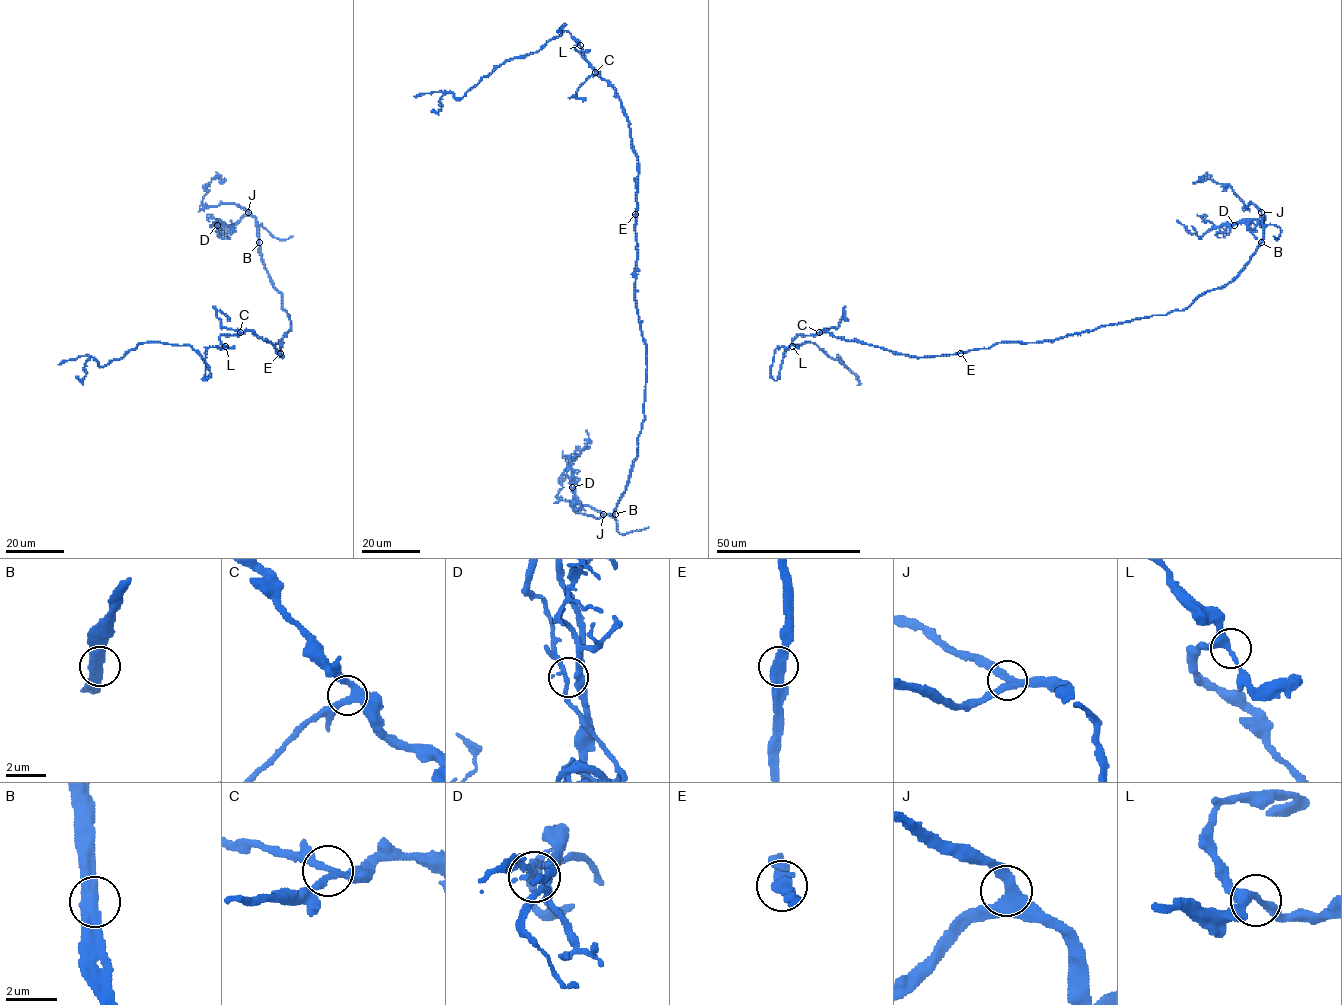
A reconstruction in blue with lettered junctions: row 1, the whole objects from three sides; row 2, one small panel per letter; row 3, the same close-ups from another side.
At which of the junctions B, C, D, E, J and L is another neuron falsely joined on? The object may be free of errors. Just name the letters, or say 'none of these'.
none of these

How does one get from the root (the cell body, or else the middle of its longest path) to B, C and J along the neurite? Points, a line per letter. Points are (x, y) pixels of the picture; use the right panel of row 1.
B: (976, 349), (1003, 342), (1053, 341), (1100, 327), (1183, 310), (1198, 296), (1227, 285), (1261, 242)
C: (976, 349), (953, 355), (911, 357), (834, 337), (827, 330), (819, 332)
J: (976, 349), (1003, 342), (1053, 341), (1183, 310), (1198, 296), (1224, 287), (1248, 262), (1262, 239), (1261, 212)

